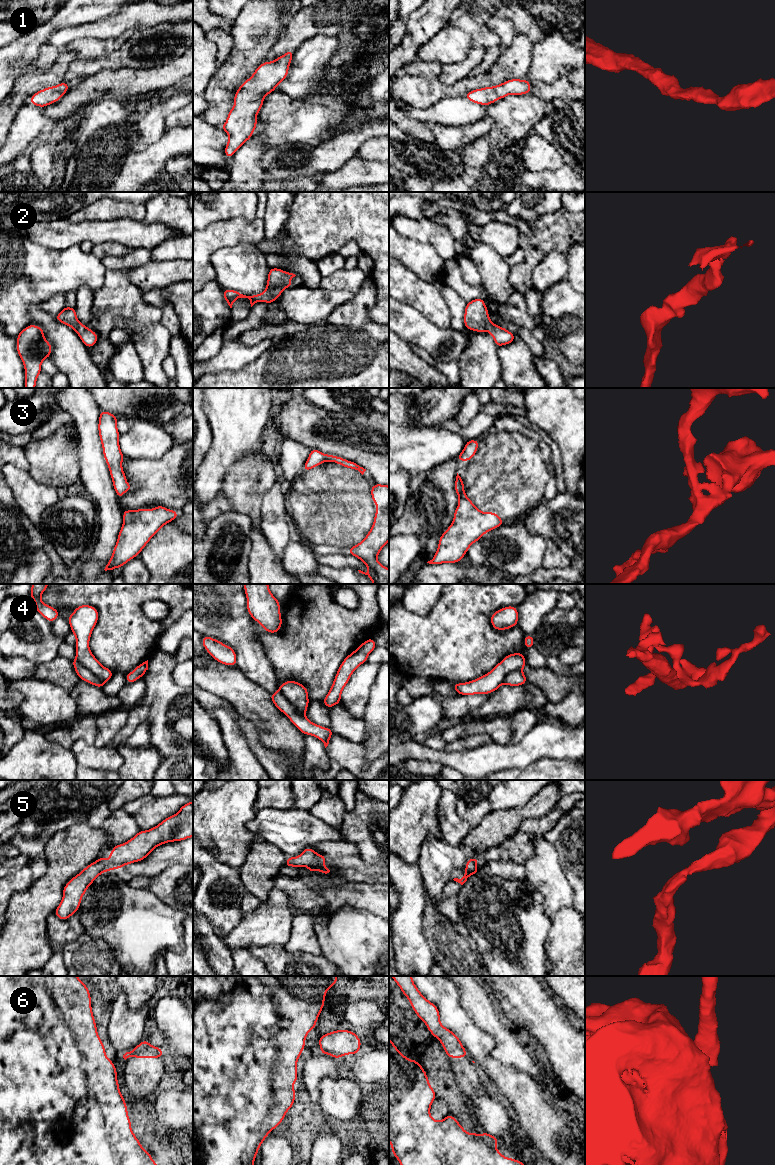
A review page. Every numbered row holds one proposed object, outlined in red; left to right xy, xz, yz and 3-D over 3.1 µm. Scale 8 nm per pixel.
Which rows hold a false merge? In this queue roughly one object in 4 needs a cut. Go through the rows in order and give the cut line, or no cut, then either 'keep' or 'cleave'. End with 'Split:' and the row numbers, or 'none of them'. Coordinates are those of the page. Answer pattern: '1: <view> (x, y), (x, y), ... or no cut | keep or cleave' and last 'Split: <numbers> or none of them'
1: no cut | keep
2: no cut | keep
3: no cut | keep
4: xy (75, 658), (103, 683) | cleave
5: no cut | keep
6: xz (320, 1050), (328, 1053) | cleave
Split: 4, 6

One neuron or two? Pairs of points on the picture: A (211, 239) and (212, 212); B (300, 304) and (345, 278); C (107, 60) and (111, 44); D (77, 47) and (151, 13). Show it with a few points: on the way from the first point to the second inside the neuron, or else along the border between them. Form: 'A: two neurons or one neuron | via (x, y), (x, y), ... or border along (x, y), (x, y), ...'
A: two neurons | border along (235, 217), (229, 220), (214, 221), (203, 229)
B: two neurons | border along (319, 287), (348, 291)
C: two neurons | border along (127, 39), (118, 49), (108, 54), (86, 59)
D: two neurons | border along (103, 40), (83, 37), (73, 41)

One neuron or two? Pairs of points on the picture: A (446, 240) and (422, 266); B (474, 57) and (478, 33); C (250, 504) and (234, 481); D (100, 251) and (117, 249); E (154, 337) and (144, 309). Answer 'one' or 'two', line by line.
A: two
B: two
C: one
D: one
E: two

